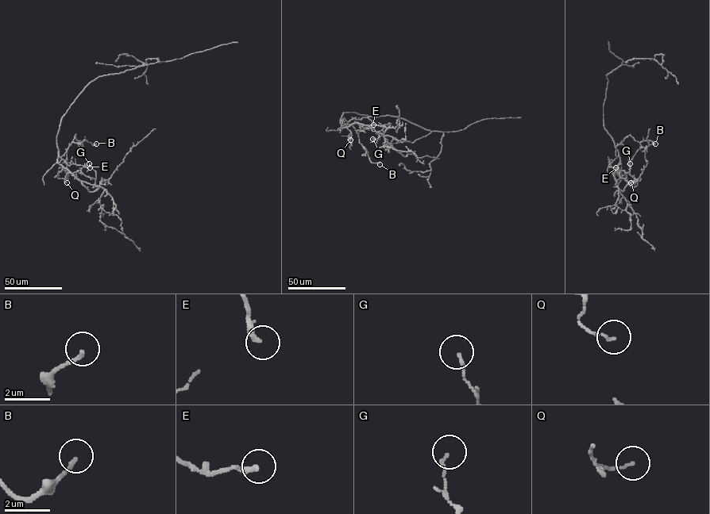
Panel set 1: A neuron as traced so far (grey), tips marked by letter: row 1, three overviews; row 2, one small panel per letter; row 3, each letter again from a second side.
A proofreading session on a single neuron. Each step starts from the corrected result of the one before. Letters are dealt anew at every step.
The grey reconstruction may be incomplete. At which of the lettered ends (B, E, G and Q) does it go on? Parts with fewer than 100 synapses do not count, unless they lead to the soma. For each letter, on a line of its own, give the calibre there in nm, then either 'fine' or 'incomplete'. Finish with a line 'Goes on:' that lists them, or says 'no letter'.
B: 170 nm thick; fine
E: 280 nm thick; fine
G: 130 nm thick; fine
Q: 100 nm thick; fine
Goes on: no letter

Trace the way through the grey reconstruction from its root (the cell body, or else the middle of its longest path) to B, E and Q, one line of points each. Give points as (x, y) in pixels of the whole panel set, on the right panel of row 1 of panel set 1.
B: (603, 114), (603, 128), (617, 157), (615, 147), (629, 135), (638, 142), (655, 143)
E: (603, 114), (603, 128), (612, 138), (619, 154), (608, 166), (615, 167)
Q: (603, 114), (603, 128), (618, 151), (620, 162), (618, 168), (624, 171), (627, 180), (630, 182)

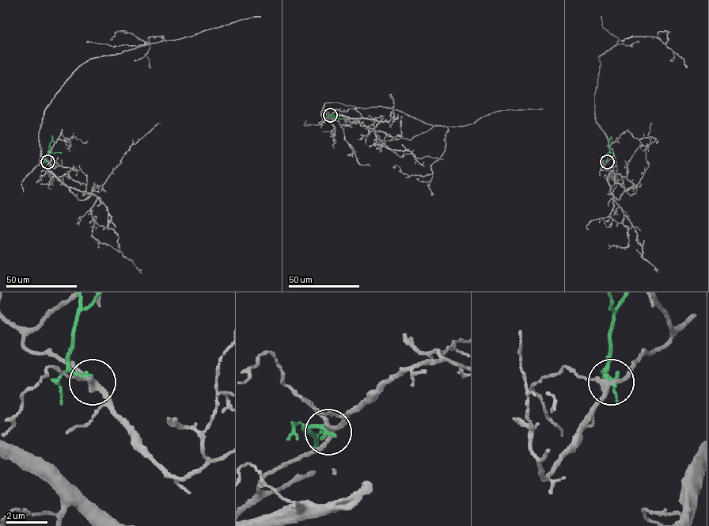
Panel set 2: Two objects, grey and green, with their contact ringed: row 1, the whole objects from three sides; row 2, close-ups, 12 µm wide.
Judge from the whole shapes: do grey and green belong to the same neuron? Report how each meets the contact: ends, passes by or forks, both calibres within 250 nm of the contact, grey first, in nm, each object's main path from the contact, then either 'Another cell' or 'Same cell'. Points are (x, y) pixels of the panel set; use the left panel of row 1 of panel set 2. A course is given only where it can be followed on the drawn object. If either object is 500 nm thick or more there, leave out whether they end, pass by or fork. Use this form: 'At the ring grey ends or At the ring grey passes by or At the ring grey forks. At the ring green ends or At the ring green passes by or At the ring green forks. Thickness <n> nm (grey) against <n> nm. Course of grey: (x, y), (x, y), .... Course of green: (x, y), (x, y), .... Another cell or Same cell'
At the ring grey forks. At the ring green ends. Thickness 240 nm (grey) against 280 nm. Course of grey: (48, 161), (43, 113), (72, 73), (165, 40), (125, 31), (111, 40). Course of green: (48, 161), (46, 159), (52, 135). Another cell

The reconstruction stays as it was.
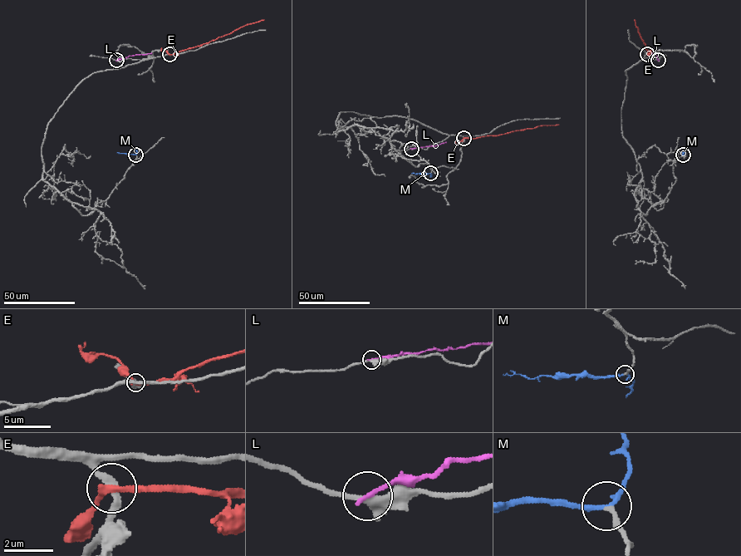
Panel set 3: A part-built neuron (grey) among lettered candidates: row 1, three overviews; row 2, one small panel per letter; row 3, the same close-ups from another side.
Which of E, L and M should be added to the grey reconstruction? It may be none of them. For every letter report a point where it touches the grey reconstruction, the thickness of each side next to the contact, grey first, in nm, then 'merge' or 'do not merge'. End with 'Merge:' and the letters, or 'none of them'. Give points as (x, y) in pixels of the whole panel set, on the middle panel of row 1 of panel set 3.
E: contact (463, 138); calibres 260 and 240 nm; do not merge
L: contact (411, 149); calibres 360 and 190 nm; do not merge
M: contact (430, 173); calibres 180 and 180 nm; merge
Merge: M

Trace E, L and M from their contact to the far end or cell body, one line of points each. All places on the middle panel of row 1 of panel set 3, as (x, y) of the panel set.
E: (463, 138), (496, 135), (558, 125)
L: (411, 148), (446, 142)
M: (430, 173), (411, 173)

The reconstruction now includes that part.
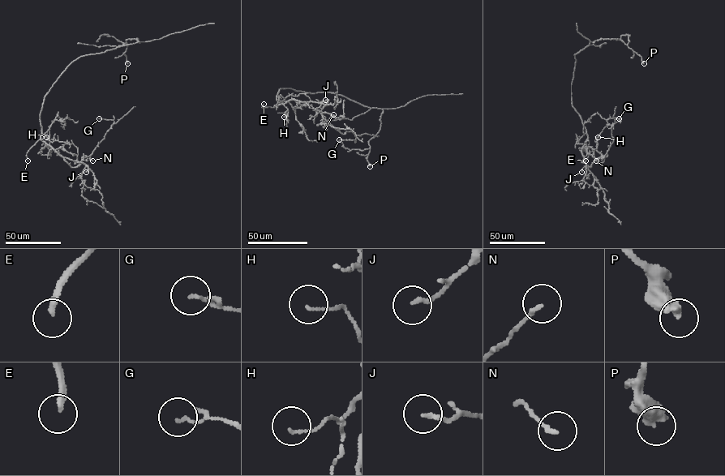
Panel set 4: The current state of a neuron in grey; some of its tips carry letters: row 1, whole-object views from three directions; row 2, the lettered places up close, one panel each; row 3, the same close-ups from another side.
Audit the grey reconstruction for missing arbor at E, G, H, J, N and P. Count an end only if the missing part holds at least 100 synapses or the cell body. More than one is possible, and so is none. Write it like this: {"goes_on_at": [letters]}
{"goes_on_at": ["E"]}

